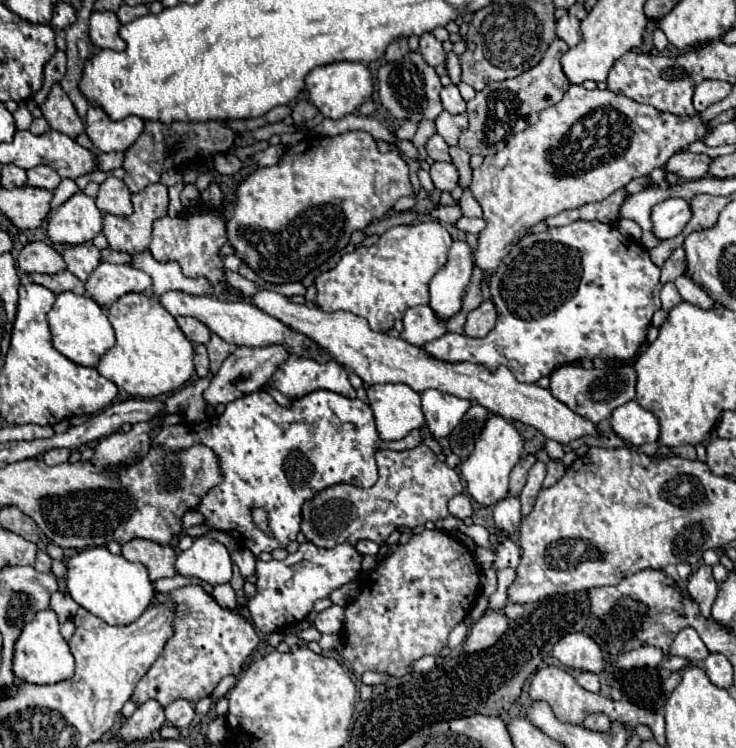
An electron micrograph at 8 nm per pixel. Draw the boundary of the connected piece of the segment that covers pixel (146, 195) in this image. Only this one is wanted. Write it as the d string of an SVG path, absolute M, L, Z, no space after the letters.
M161 182L149 184L145 190L131 194L133 202L133 214L131 216L115 216L115 214L105 214L103 216L103 234L107 236L109 248L119 250L119 252L143 252L149 248L151 242L151 224L155 218L161 218L167 214L167 186Z

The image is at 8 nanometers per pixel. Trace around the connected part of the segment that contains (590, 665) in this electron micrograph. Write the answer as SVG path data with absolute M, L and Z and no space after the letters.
M565 634L551 650L553 658L557 658L563 666L587 672L601 672L605 668L601 648L585 634Z

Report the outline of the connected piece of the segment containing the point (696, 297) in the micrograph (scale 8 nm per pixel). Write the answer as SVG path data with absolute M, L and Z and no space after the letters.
M687 274L679 276L679 278L675 280L675 286L677 286L679 294L683 296L683 300L689 300L689 302L701 306L701 308L711 308L711 306L713 306L713 300L693 282L691 276L687 276Z

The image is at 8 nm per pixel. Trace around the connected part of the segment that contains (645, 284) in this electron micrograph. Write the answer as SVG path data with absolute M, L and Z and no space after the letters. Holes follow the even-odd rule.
M575 220L567 226L553 226L553 228L547 228L545 232L541 234L525 234L515 246L513 250L505 256L505 260L501 262L497 274L491 278L489 282L489 292L491 292L491 300L497 308L497 324L495 328L483 336L483 338L471 338L471 336L465 336L465 334L453 334L453 332L447 332L445 336L429 342L425 346L425 350L431 354L431 356L437 356L439 360L449 360L449 362L457 362L457 360L465 360L465 362L475 362L475 364L485 364L487 368L497 368L497 364L505 364L509 366L511 360L515 360L519 366L521 366L521 372L519 370L511 370L515 374L517 380L521 382L537 382L539 378L543 376L549 376L557 366L563 366L563 364L571 364L571 362L579 362L583 358L601 358L601 360L633 360L641 348L641 344L645 342L647 338L647 328L651 324L651 316L655 310L661 308L661 300L659 300L659 290L661 290L661 280L659 280L659 274L661 270L651 262L649 258L649 252L647 248L643 248L639 242L635 240L629 240L627 236L623 236L617 226L613 224L603 224L599 220ZM501 344L503 352L499 354L495 350L495 346Z

